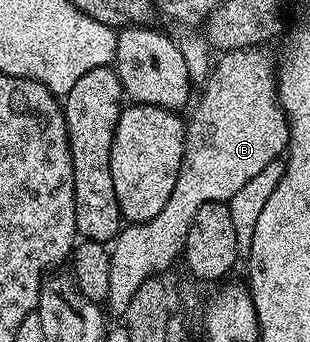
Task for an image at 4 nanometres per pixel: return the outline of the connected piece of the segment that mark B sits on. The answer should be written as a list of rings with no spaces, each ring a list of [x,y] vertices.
[[[262,47],[253,49],[237,49],[231,53],[222,53],[213,62],[210,77],[201,86],[199,95],[193,102],[194,114],[186,121],[186,142],[184,143],[184,159],[180,163],[180,171],[176,175],[176,187],[172,187],[172,195],[168,195],[168,203],[152,219],[137,223],[123,224],[122,230],[112,242],[110,249],[110,270],[112,283],[108,306],[114,313],[124,315],[128,311],[128,303],[136,295],[140,283],[150,277],[165,274],[165,269],[174,260],[183,256],[188,239],[188,231],[192,227],[192,219],[196,219],[196,211],[204,207],[204,203],[224,201],[229,203],[232,195],[248,183],[255,175],[260,175],[268,163],[279,160],[285,154],[290,143],[290,120],[278,102],[278,78],[276,61],[266,54]]]

